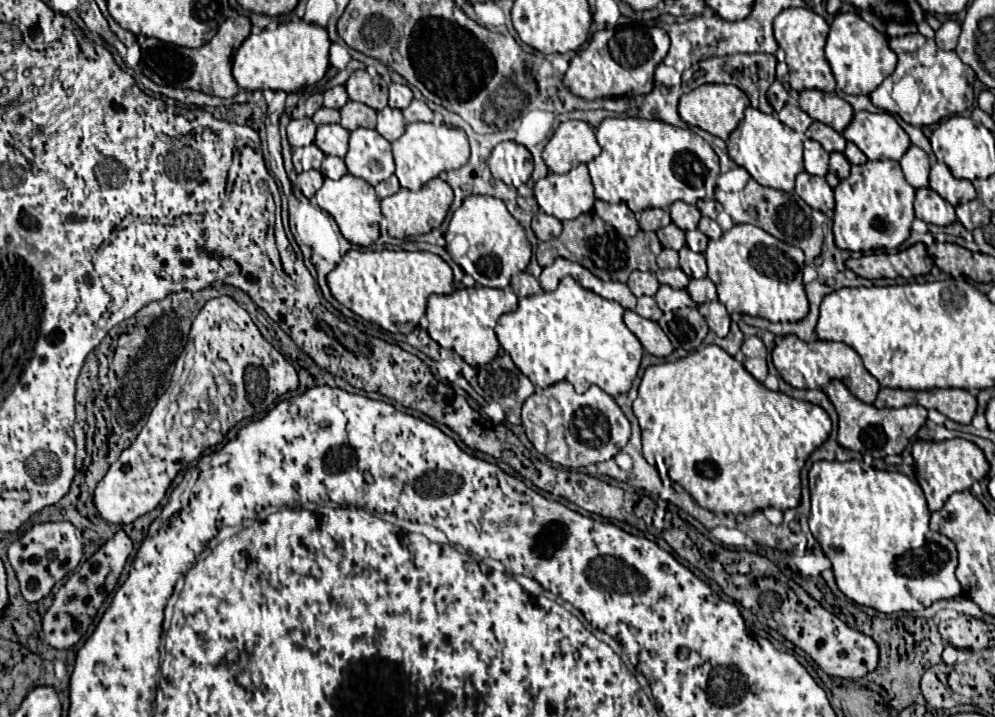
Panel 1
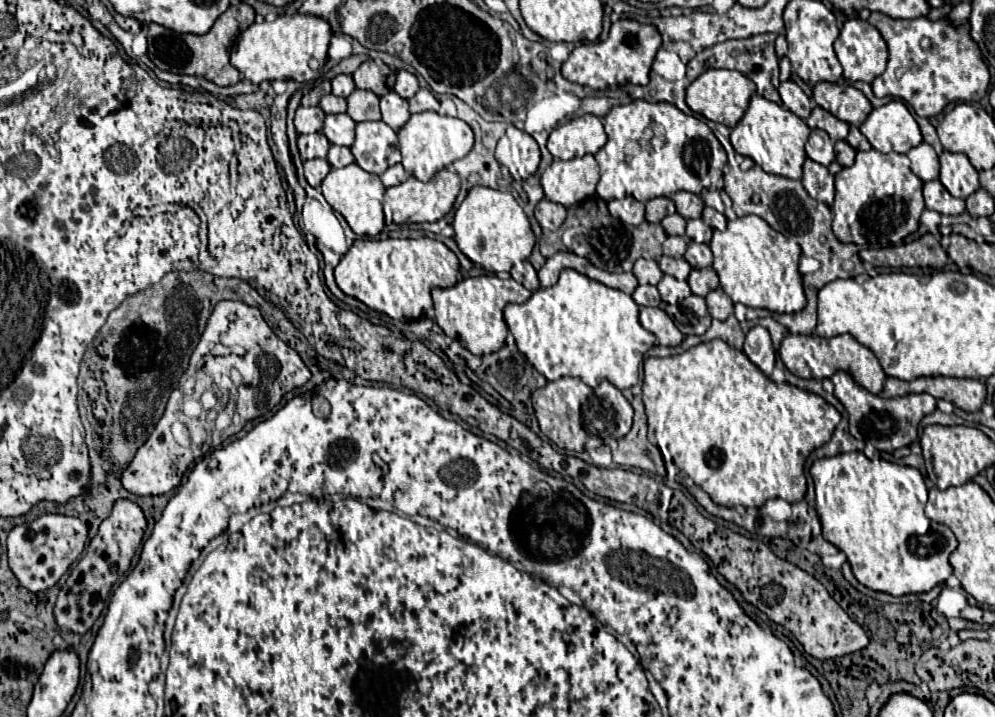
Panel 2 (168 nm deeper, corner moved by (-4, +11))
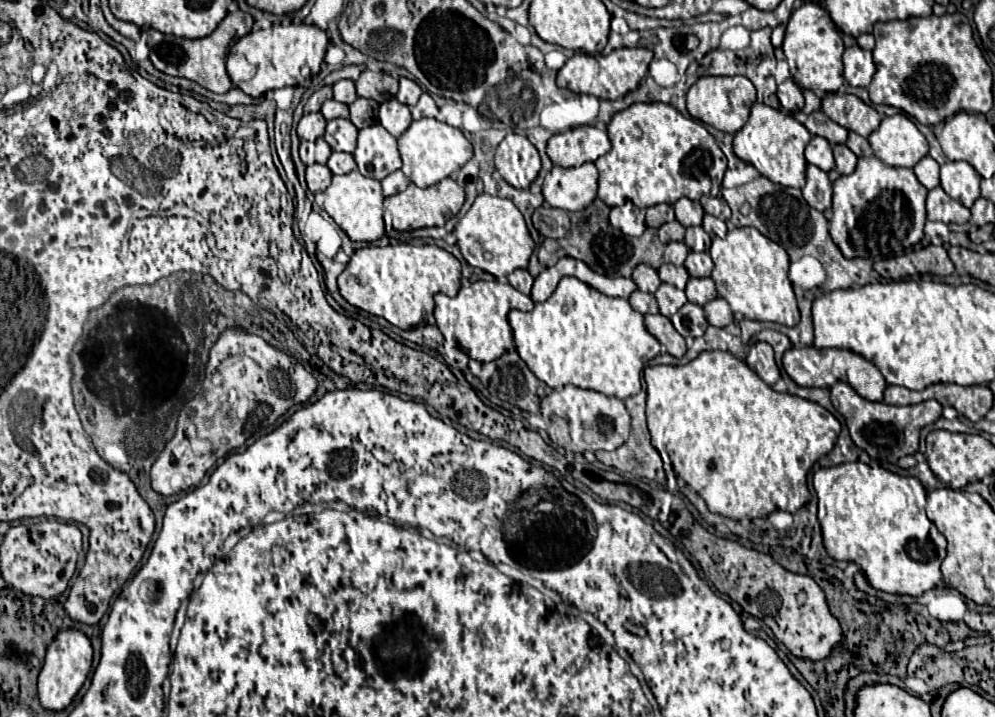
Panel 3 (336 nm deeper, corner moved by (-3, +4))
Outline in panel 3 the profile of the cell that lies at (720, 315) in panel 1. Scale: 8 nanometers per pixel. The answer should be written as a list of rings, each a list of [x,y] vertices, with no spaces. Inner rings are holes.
[[[717,297],[713,301],[709,301],[705,307],[705,317],[713,327],[725,327],[733,321],[733,311],[729,307],[729,303],[723,297]]]

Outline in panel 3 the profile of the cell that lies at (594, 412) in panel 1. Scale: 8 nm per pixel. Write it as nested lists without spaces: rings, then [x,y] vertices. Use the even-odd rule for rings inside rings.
[[[565,385],[561,391],[551,391],[541,401],[541,415],[547,425],[547,435],[555,449],[605,449],[613,451],[629,437],[631,419],[621,399],[607,397],[597,391]]]

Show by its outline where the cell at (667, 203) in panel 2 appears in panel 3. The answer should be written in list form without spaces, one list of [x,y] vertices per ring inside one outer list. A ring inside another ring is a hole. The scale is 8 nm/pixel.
[[[653,205],[647,209],[647,227],[661,227],[663,223],[675,221],[675,213],[671,205]]]

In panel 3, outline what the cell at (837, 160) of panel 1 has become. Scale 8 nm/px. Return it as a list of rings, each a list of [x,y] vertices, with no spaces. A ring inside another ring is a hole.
[[[835,145],[833,147],[835,153],[835,163],[837,163],[837,171],[841,175],[849,175],[855,171],[857,165],[857,155],[847,147],[847,145]]]

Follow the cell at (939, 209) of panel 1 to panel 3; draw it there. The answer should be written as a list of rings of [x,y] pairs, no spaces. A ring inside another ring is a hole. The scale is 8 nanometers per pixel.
[[[935,187],[927,195],[927,219],[943,223],[967,223],[971,217],[969,209],[959,201],[951,199],[941,187]]]

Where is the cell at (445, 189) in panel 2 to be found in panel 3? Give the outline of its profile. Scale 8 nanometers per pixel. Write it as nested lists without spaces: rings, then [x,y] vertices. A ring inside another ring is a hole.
[[[449,177],[427,189],[419,189],[415,183],[409,183],[409,187],[403,193],[385,197],[385,209],[387,209],[383,211],[385,233],[388,234],[392,230],[411,231],[421,227],[443,227],[451,217],[459,213],[463,201],[465,201],[463,187],[459,187]]]

